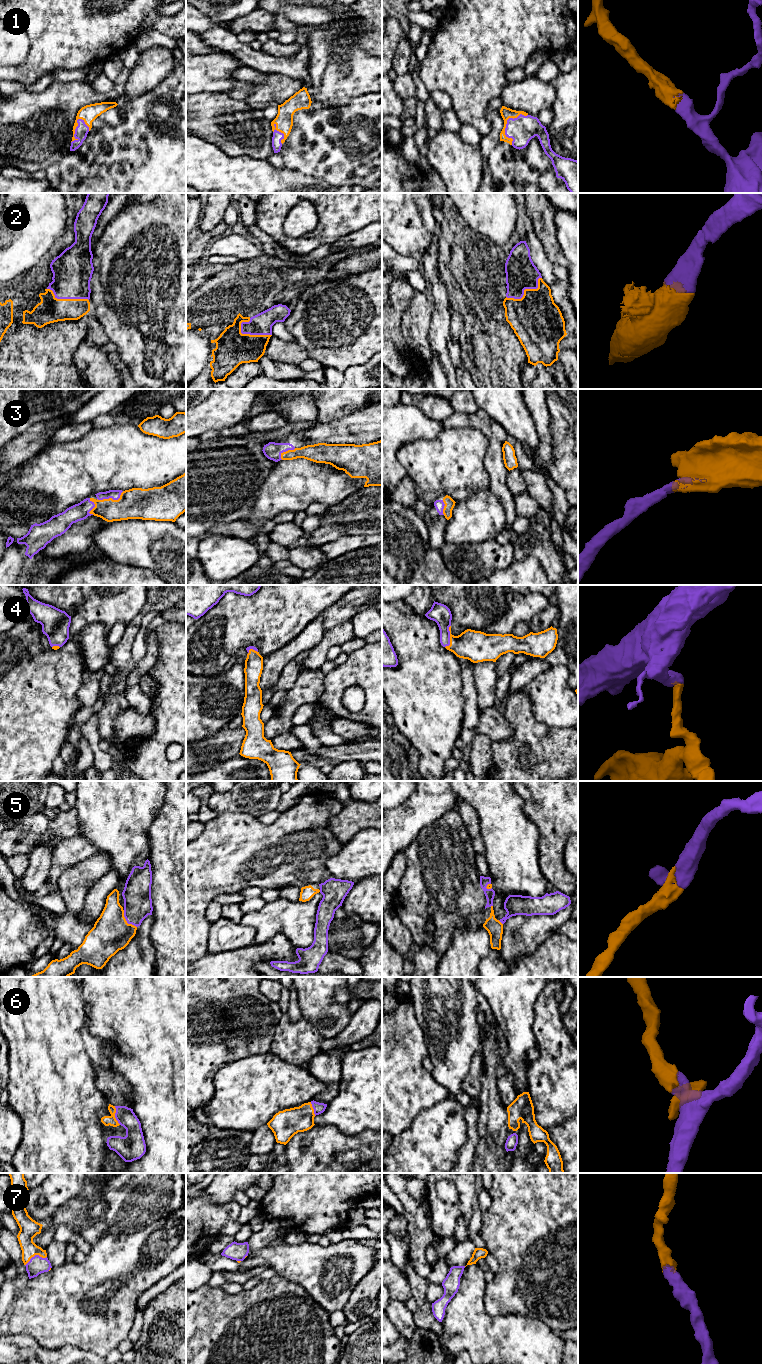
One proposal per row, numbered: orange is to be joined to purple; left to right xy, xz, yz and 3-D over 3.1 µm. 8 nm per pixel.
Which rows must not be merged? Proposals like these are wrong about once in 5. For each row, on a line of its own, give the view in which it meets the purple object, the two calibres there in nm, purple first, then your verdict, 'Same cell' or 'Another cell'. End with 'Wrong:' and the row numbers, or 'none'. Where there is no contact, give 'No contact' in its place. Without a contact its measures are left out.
1: Touches purple in yz. Thickness 220 nm (purple) against 90 nm. Same cell
2: Touches purple in xz. Thickness 180 nm (purple) against 280 nm. Same cell
3: Touches purple in xy. Thickness 80 nm (purple) against 260 nm. Same cell
4: Touches purple in yz. Thickness 160 nm (purple) against 260 nm. Same cell
5: Touches purple in xy. Thickness 220 nm (purple) against 300 nm. Same cell
6: Touches purple in xy. Thickness 160 nm (purple) against 80 nm. Same cell
7: Touches purple in xy. Thickness 140 nm (purple) against 160 nm. Same cell
Wrong: none

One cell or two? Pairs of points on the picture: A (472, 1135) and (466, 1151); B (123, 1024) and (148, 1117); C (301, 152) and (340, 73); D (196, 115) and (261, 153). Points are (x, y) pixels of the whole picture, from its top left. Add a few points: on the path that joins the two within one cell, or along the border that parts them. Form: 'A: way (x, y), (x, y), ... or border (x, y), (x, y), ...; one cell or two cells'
A: way (472, 1139), (469, 1147); one cell
B: way (146, 1047), (148, 1049), (148, 1094); one cell
C: border (314, 101), (320, 104), (345, 104), (348, 102); two cells
D: way (212, 121), (219, 127), (235, 128), (245, 138); one cell

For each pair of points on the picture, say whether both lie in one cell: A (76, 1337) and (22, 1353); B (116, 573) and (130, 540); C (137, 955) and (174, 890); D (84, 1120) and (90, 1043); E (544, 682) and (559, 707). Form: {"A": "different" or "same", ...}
{"A": "different", "B": "different", "C": "different", "D": "different", "E": "same"}

